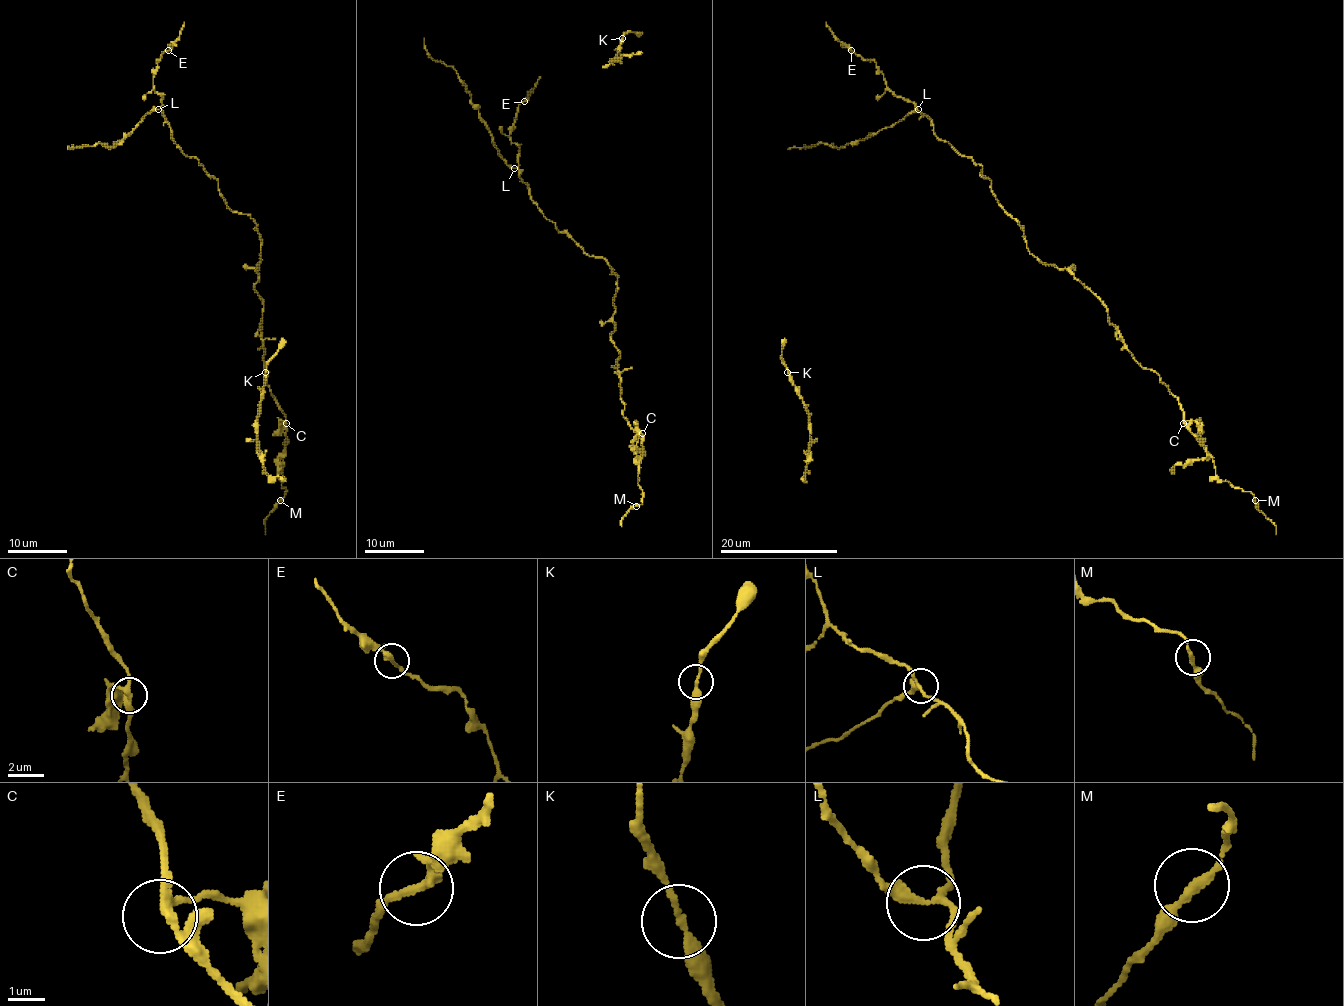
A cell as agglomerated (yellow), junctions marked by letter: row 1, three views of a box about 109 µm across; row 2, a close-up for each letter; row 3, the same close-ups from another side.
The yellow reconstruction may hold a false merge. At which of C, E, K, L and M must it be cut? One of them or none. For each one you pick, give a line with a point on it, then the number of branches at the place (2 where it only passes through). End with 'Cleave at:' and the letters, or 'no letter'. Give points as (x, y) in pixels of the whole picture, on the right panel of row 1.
L: place (918, 109); branches 3
Cleave at: L

